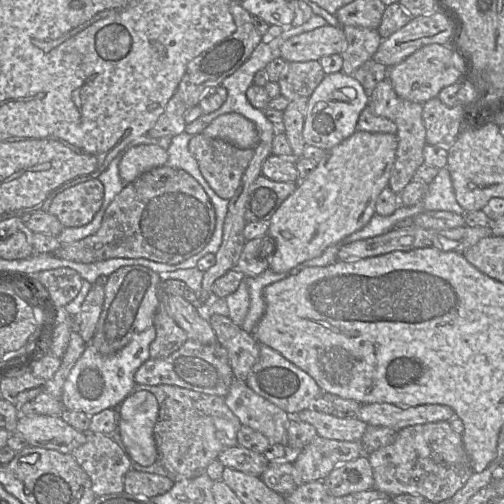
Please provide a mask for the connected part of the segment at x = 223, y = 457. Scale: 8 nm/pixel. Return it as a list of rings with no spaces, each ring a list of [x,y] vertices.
[[[240,445],[226,448],[218,455],[217,460],[225,467],[259,477],[270,463],[262,453]]]

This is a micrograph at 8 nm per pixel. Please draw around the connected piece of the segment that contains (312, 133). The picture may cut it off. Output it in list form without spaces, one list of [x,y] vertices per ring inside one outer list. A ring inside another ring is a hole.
[[[342,71],[326,74],[308,99],[303,139],[307,145],[330,150],[357,130],[362,110],[368,105],[368,93],[353,76]]]

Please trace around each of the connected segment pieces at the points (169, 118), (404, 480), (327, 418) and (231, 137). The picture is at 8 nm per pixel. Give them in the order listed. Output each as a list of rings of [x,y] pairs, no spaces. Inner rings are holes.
[[[175,93],[166,105],[164,112],[160,115],[154,126],[146,135],[152,138],[174,137],[184,132],[185,114],[188,108],[181,97]]]
[[[449,421],[431,422],[408,426],[398,431],[396,440],[385,447],[365,454],[373,469],[374,488],[390,497],[400,494],[421,495],[427,501],[440,502],[451,498],[474,473],[469,456],[464,448],[462,435],[456,433]]]
[[[305,409],[291,416],[313,425],[318,436],[339,441],[361,441],[367,423],[353,418],[338,418],[319,411]]]
[[[233,112],[214,119],[202,133],[213,138],[220,138],[240,149],[254,149],[259,143],[253,122]]]

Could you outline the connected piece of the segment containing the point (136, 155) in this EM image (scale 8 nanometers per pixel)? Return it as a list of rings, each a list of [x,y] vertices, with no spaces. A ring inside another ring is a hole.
[[[137,145],[125,150],[119,163],[119,175],[124,184],[135,181],[143,173],[164,166],[168,152],[158,145]]]

